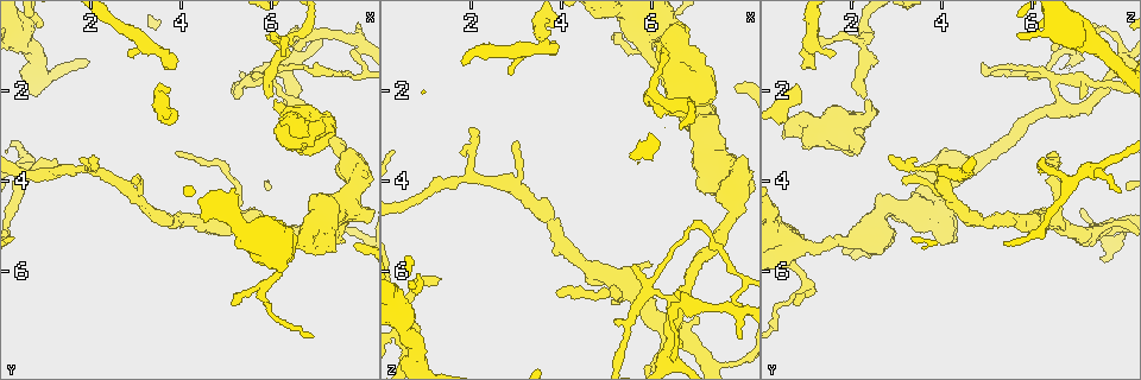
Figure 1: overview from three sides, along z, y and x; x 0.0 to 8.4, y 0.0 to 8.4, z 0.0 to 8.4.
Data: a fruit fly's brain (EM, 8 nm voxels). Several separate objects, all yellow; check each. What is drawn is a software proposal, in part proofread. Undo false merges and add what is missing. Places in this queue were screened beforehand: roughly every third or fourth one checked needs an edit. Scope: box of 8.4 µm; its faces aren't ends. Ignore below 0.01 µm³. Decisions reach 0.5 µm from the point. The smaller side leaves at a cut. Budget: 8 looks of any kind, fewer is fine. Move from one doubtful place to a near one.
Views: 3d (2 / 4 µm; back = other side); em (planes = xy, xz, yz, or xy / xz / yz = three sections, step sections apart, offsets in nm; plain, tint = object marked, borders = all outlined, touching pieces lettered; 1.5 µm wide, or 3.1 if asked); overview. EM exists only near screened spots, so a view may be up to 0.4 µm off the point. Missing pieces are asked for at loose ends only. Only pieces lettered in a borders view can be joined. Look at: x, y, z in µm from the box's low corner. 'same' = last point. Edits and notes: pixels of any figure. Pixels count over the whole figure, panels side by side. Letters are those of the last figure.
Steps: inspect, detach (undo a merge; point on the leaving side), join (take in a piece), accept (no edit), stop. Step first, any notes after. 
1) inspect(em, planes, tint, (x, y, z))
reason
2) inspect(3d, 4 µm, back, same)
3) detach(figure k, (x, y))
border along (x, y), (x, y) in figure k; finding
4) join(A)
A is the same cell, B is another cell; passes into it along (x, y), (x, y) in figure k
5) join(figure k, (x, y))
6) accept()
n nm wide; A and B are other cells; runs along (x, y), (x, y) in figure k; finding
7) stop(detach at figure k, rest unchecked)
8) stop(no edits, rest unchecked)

inspect(3d, 2 µm, (6.35, 0.85, 2.25))
branch point

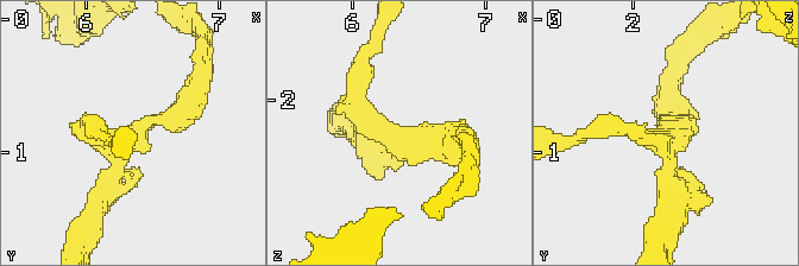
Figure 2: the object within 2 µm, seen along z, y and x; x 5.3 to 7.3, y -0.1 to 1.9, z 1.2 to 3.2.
inspect(em, planes, borders, (6.30, 0.88, 2.26))
3 arms; shape alone is not enough

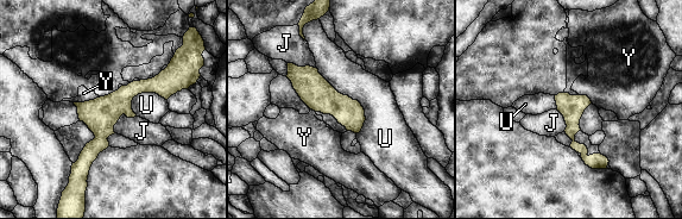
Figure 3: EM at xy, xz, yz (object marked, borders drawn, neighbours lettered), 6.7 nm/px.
accept()
J, U and Y are other cells; runs along (180, 80), (133, 88), (76, 166) in figure 3; continuous, no second neuron

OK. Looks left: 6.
inspect(em, planes, borders, (7.40, 2.70, 2.10))
stops while still wide

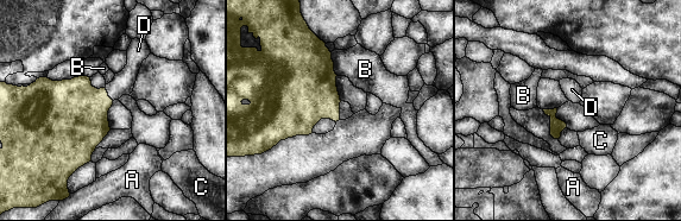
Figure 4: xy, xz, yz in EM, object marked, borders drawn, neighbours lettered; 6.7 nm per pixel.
join(D)
B touches over 170 nm; D is the same cell, A, B and C are other cells; passes into it along (76, 114), (107, 94), (123, 83) in figure 4; the neuron continues

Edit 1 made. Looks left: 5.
inspect(overview)

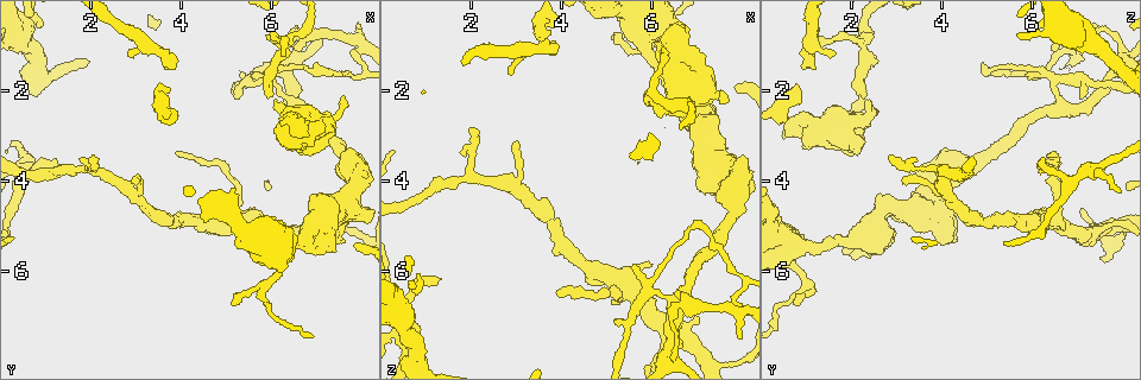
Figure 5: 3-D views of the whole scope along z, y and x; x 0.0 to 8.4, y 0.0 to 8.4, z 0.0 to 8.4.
inspect(em, planes, borders, (7.65, 1.60, 5.75))
touches itself

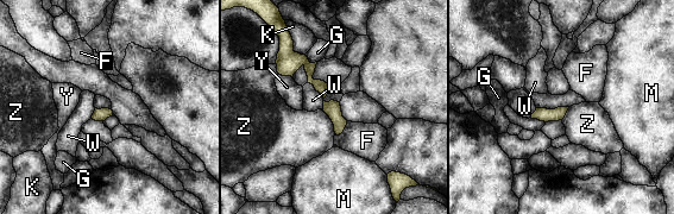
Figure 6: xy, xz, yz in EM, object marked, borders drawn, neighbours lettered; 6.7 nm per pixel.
accept()
F, G, K, M, W, Y and Z are other cells; border along (322, 111), (331, 120), (335, 133) in figure 6; one neuron here

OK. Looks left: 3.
stop(join at figure 4, rest unchecked)

